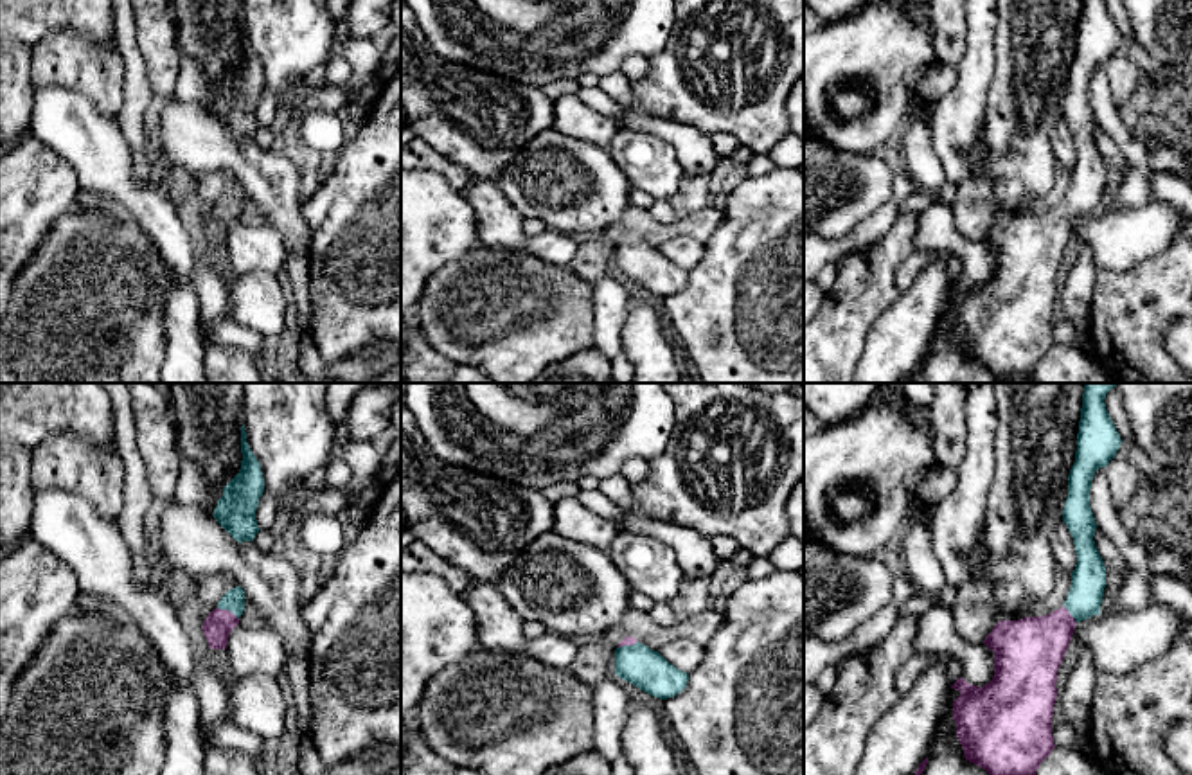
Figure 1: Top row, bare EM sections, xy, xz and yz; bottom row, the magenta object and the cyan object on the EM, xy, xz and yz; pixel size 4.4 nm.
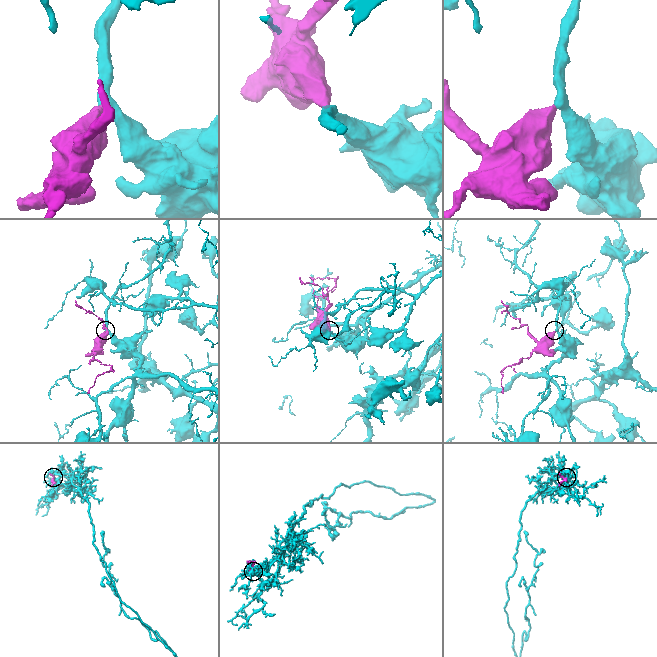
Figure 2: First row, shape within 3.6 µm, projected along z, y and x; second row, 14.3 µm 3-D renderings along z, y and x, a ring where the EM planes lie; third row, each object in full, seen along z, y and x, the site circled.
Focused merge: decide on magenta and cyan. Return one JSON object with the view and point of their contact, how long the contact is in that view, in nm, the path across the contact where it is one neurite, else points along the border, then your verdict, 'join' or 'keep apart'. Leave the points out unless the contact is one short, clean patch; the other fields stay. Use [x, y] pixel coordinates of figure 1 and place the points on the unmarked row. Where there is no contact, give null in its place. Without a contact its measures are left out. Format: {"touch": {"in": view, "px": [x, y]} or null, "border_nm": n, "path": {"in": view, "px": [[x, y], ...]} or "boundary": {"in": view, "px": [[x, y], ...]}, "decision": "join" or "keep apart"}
{"touch": {"in": "xy", "px": [229, 209]}, "border_nm": 110, "path": {"in": "xy", "px": [[216, 225], [229, 209], [234, 196]]}, "decision": "join"}

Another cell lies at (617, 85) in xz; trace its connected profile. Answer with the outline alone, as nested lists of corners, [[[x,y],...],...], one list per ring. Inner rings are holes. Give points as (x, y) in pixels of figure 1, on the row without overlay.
[[[620,70],[600,77],[597,86],[611,95],[618,104],[651,115],[649,110],[635,97],[631,81]]]

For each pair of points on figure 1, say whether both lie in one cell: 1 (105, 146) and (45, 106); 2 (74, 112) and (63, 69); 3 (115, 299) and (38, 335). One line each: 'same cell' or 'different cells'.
1: same cell
2: different cells
3: same cell

